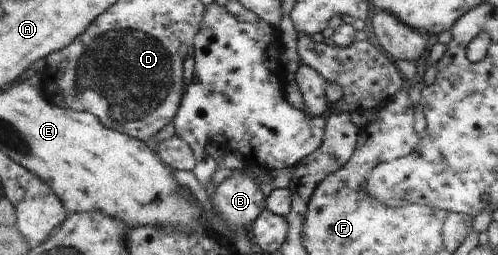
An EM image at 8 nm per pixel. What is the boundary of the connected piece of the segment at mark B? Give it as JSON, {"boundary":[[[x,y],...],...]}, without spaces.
{"boundary":[[[242,168],[234,170],[230,177],[221,182],[213,196],[214,203],[222,217],[236,227],[249,227],[267,209],[267,197],[260,191],[254,177],[248,175],[246,171],[243,173]]]}

